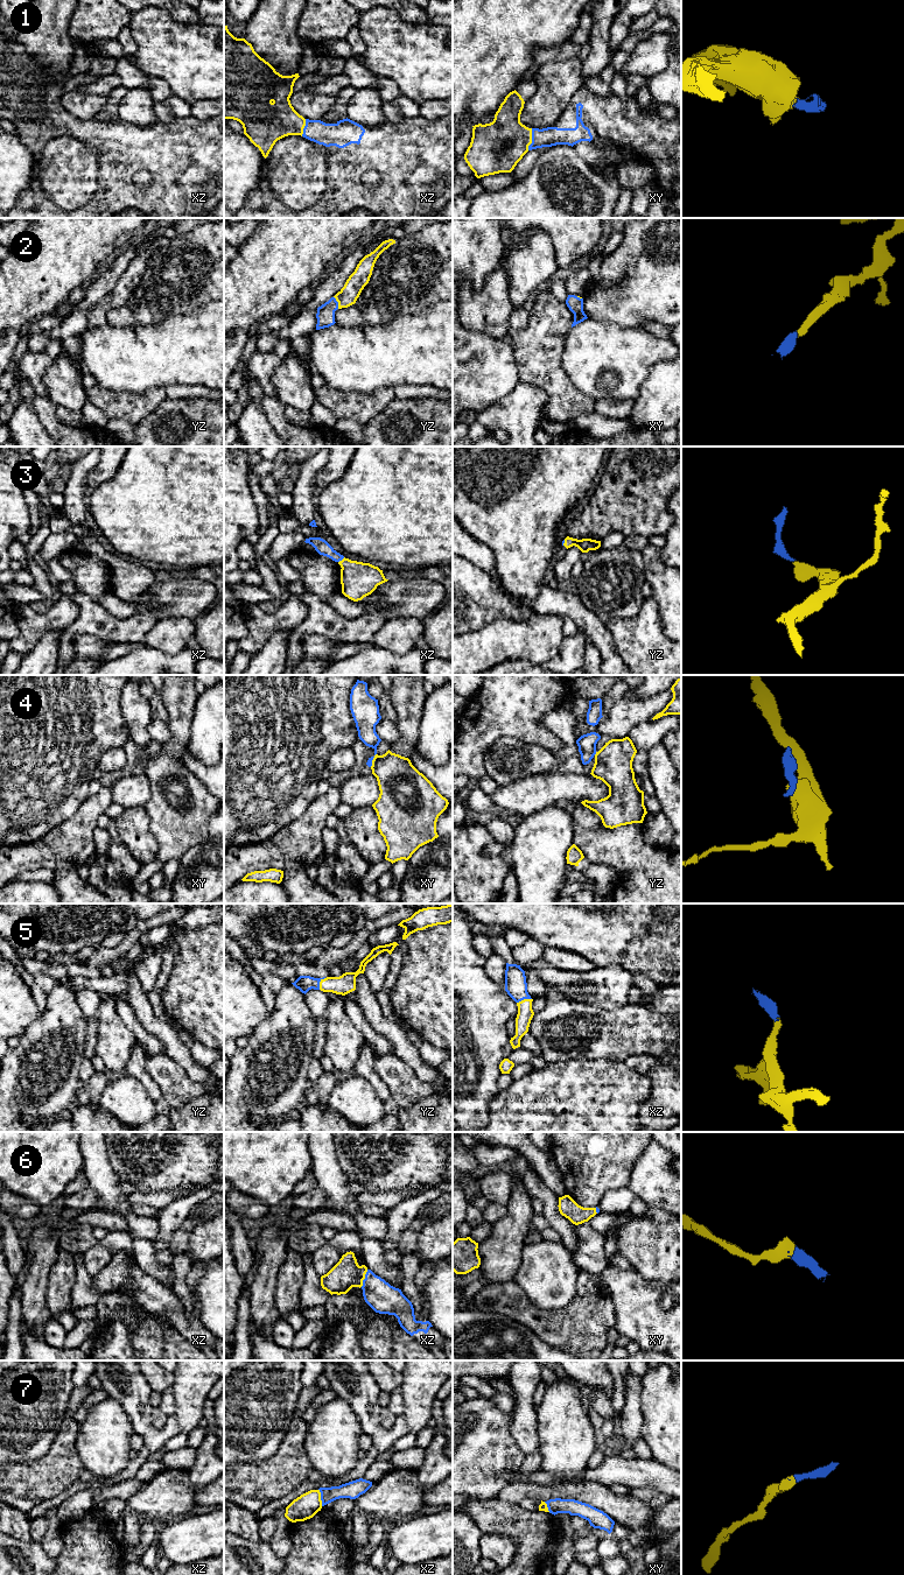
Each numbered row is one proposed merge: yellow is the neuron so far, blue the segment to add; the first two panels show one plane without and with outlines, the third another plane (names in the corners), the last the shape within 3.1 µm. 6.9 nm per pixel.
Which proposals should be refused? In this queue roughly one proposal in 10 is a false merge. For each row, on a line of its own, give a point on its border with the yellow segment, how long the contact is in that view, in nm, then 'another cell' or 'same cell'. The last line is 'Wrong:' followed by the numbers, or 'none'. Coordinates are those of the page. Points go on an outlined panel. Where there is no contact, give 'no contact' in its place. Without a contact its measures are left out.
1: xy (531, 139) | 160 nm | same cell
2: yz (337, 301) | 90 nm | same cell
3: xz (342, 560) | 60 nm | same cell
4: yz (596, 753) | 30 nm | another cell
5: xz (524, 999) | 110 nm | same cell
6: xz (364, 1278) | 130 nm | same cell
7: xz (320, 1497) | 120 nm | same cell
Wrong: 4

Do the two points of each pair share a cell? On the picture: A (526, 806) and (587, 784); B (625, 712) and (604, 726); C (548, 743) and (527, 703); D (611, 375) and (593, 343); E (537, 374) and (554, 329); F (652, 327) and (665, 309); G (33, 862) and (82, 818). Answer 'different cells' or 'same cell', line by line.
A: same cell
B: same cell
C: same cell
D: same cell
E: same cell
F: different cells
G: same cell

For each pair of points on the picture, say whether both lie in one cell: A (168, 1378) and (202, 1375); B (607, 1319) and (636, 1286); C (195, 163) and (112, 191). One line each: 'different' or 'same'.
A: different
B: different
C: same

